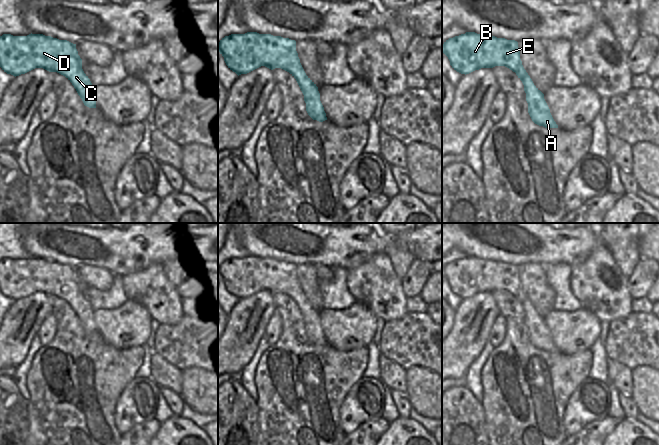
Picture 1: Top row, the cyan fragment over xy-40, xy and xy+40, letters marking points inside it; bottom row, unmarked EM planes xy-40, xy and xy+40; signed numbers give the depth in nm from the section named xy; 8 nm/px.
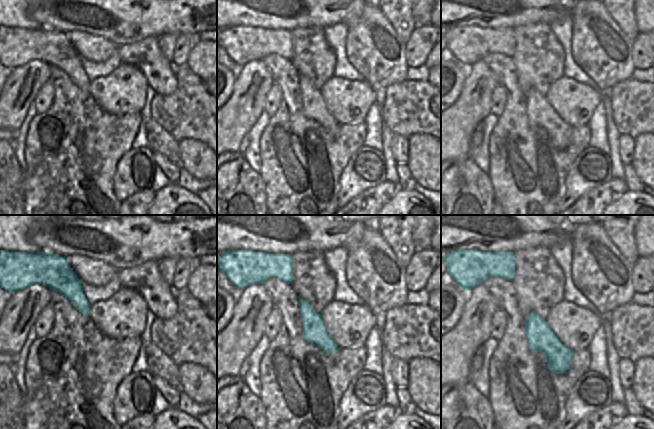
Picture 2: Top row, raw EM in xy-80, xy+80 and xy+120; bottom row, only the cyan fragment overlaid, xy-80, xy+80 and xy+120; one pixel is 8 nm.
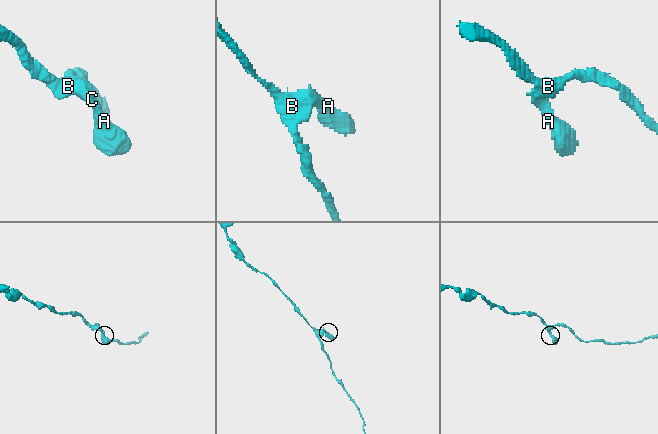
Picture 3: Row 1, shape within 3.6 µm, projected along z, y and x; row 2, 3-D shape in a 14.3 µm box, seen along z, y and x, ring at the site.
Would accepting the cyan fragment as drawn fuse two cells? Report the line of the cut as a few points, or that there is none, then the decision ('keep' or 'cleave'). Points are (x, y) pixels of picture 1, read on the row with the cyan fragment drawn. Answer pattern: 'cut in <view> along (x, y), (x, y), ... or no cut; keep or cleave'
no cut; keep

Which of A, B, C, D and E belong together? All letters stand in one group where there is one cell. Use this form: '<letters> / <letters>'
A B C D E

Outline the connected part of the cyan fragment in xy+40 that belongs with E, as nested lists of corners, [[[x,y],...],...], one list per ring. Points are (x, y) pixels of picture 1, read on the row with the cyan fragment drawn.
[[[466,32],[446,40],[442,45],[442,52],[448,57],[452,68],[465,75],[481,68],[509,68],[524,85],[532,121],[545,128],[558,128],[544,94],[534,85],[522,65],[517,41]]]

